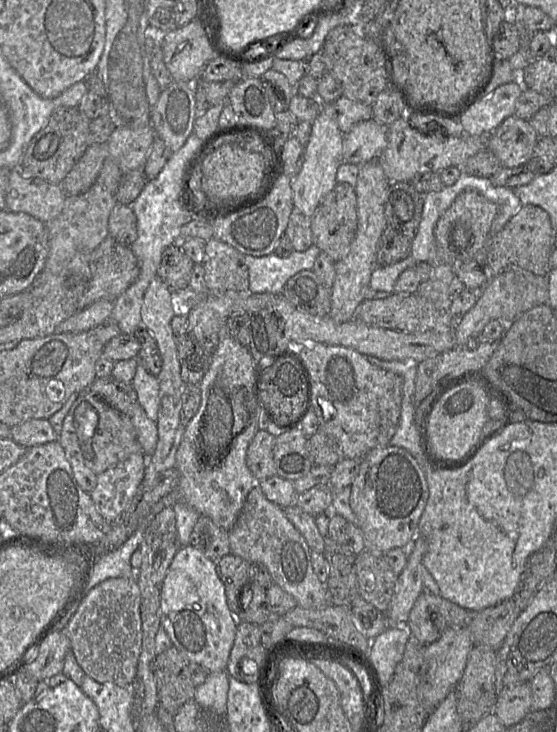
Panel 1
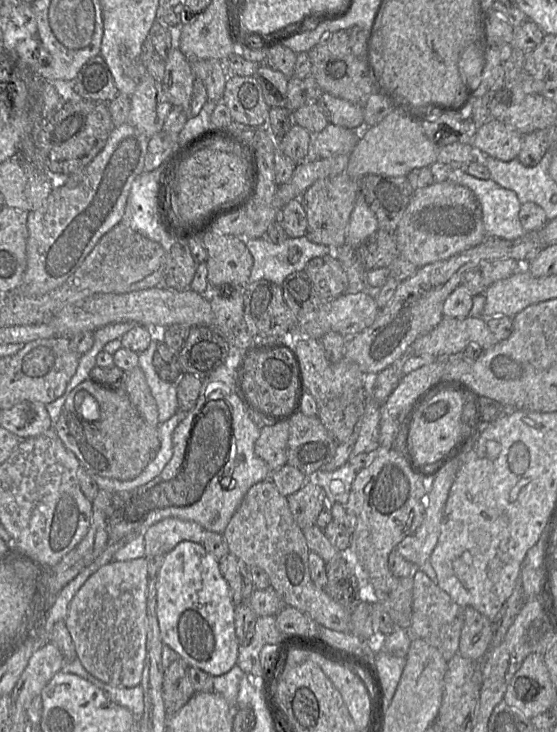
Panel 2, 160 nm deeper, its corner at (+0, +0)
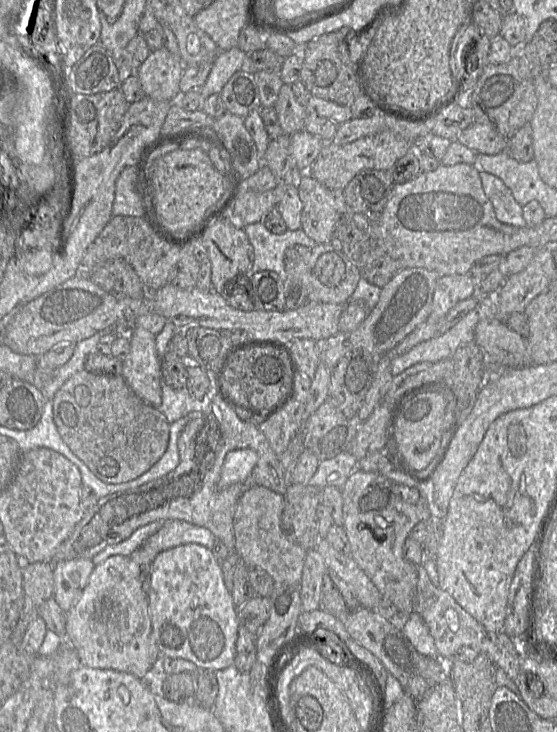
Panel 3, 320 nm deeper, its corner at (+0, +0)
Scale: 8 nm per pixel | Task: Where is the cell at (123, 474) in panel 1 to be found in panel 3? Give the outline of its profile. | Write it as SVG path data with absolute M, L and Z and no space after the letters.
M88 558L53 563L54 599L65 613L80 598L94 567L93 561Z

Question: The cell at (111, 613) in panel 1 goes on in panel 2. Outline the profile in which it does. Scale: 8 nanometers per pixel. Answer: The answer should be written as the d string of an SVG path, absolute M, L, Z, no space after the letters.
M147 559L111 561L92 574L71 600L65 618L78 659L94 677L112 686L140 685L147 639Z

